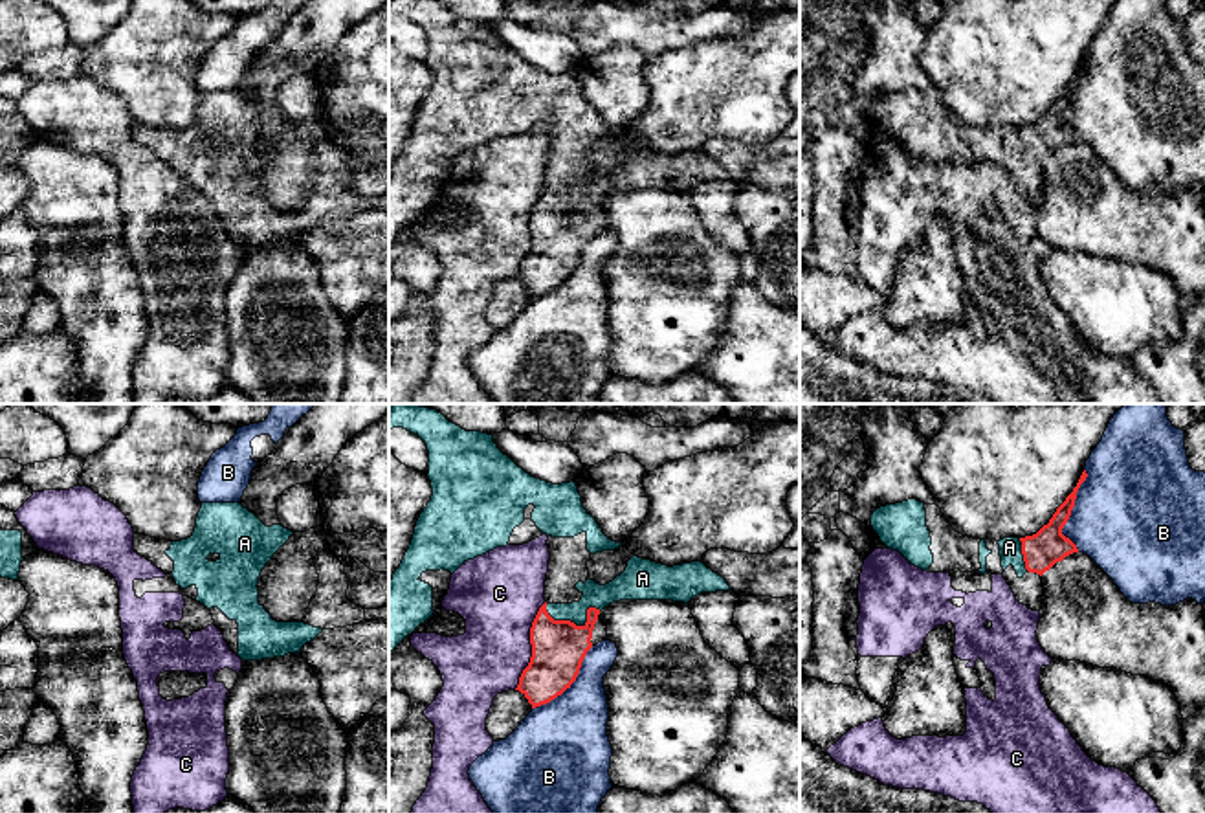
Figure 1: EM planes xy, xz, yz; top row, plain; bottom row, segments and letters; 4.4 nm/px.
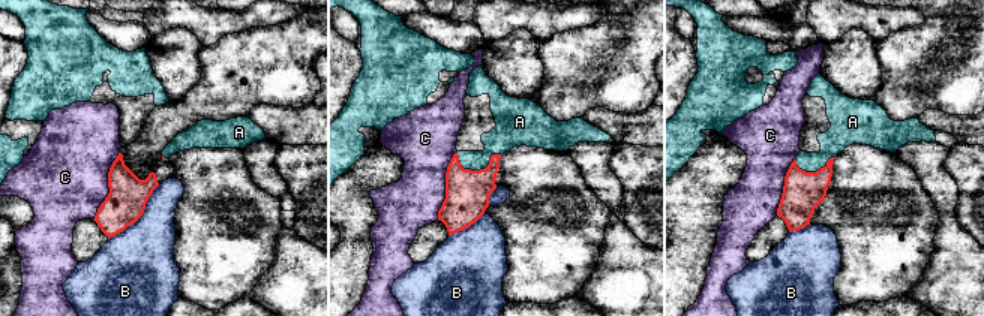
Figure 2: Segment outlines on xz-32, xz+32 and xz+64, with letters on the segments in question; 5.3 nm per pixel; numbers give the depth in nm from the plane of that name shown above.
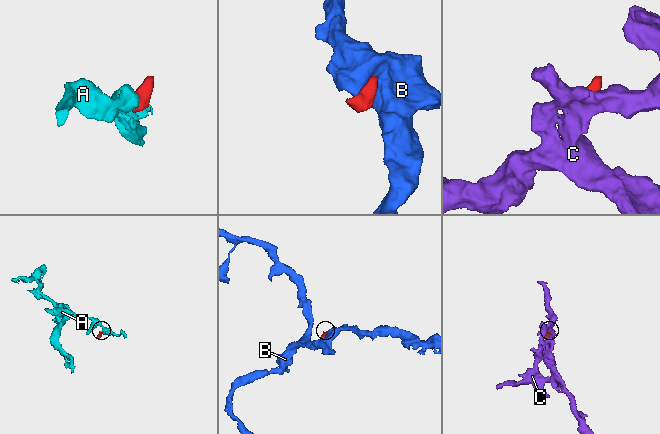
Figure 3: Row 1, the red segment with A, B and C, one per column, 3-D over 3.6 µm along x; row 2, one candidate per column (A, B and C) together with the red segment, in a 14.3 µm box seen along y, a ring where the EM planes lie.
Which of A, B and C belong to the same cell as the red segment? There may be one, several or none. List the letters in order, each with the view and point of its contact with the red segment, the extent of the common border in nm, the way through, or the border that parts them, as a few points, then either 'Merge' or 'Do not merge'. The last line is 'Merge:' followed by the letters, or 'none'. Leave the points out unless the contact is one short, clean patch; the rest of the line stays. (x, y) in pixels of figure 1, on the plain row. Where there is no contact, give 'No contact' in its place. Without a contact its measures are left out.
A: Touches red at xz (573, 211). Shared border 260 nm. Path across: xz (558, 235), (560, 224), (573, 211), (591, 193), (595, 184). Merge
B: Touches red at yz (1072, 98). Shared border 360 nm. Do not merge
C: Touches red at xz (532, 235). Shared border 400 nm. Do not merge
Merge: A

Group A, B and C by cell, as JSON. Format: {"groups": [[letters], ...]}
{"groups": [["A"], ["B"], ["C"]]}

